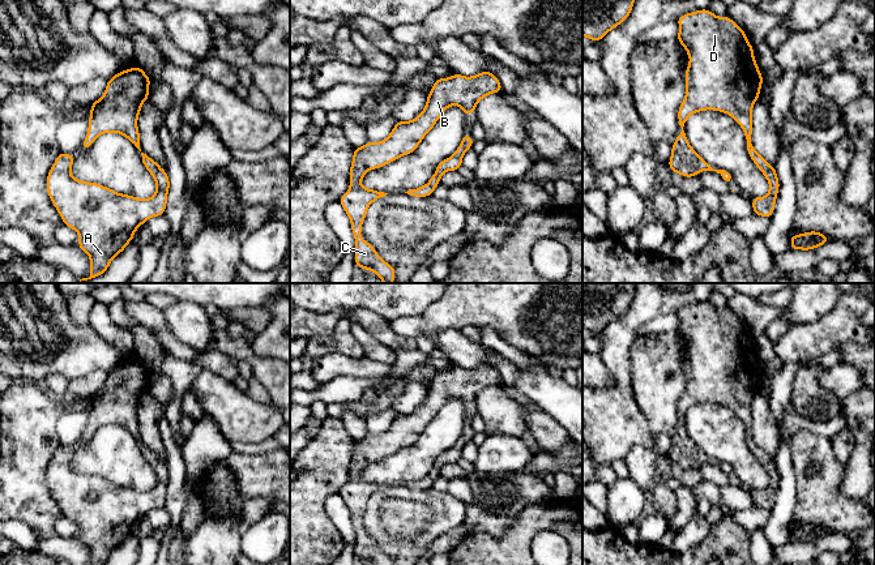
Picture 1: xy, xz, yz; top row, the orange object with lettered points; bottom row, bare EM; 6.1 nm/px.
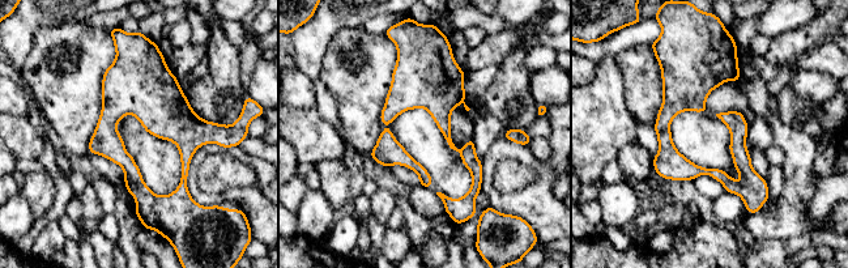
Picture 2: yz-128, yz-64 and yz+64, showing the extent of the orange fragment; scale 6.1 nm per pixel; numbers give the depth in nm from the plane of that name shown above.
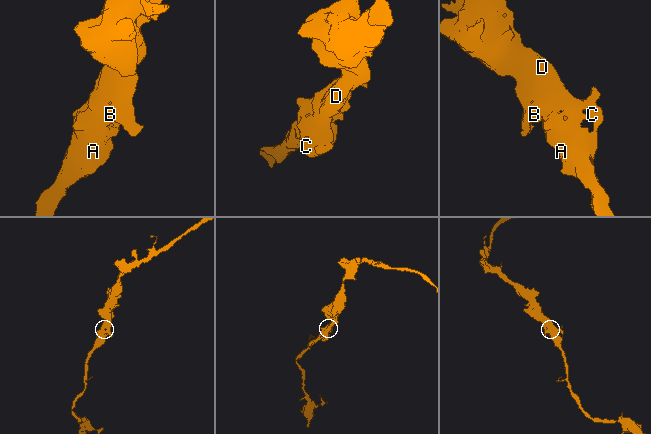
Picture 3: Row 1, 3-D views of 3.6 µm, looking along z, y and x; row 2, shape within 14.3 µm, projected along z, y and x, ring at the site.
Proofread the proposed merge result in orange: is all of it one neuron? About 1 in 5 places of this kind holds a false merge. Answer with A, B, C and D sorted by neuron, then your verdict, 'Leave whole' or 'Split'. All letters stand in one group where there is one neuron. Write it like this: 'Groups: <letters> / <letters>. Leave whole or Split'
Groups: A B C D. Leave whole

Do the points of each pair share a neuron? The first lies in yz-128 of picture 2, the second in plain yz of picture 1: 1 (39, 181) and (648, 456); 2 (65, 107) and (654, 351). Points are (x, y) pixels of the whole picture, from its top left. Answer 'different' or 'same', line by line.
1: same
2: same

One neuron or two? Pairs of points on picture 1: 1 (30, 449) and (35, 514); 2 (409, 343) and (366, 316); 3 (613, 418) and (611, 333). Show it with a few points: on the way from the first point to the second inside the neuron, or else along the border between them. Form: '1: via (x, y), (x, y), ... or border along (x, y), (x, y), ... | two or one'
1: via (30, 465), (30, 499) | one
2: via (398, 345), (376, 326) | one
3: via (619, 397), (620, 368), (615, 354) | one

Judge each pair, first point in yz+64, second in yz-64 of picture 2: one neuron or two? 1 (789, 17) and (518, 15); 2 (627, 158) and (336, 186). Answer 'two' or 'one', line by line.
1: one
2: one

